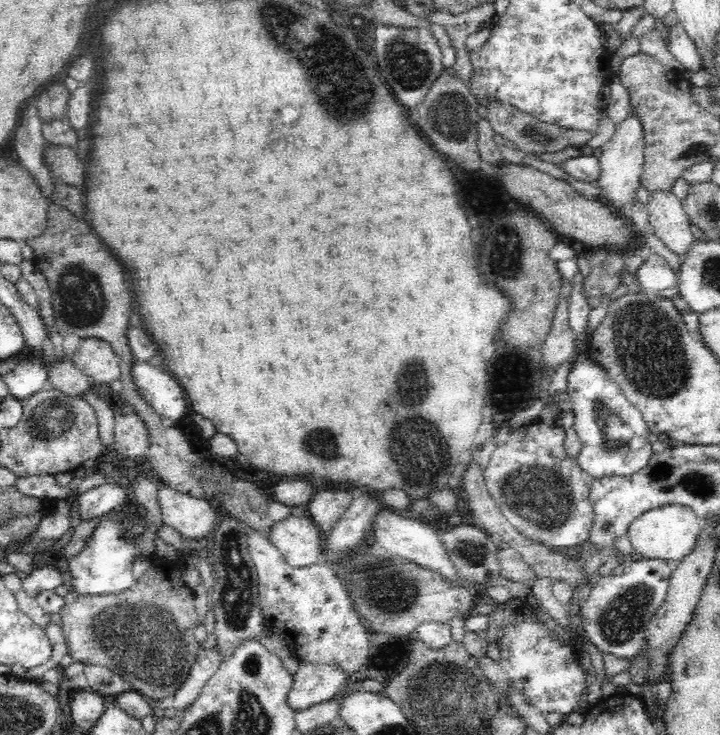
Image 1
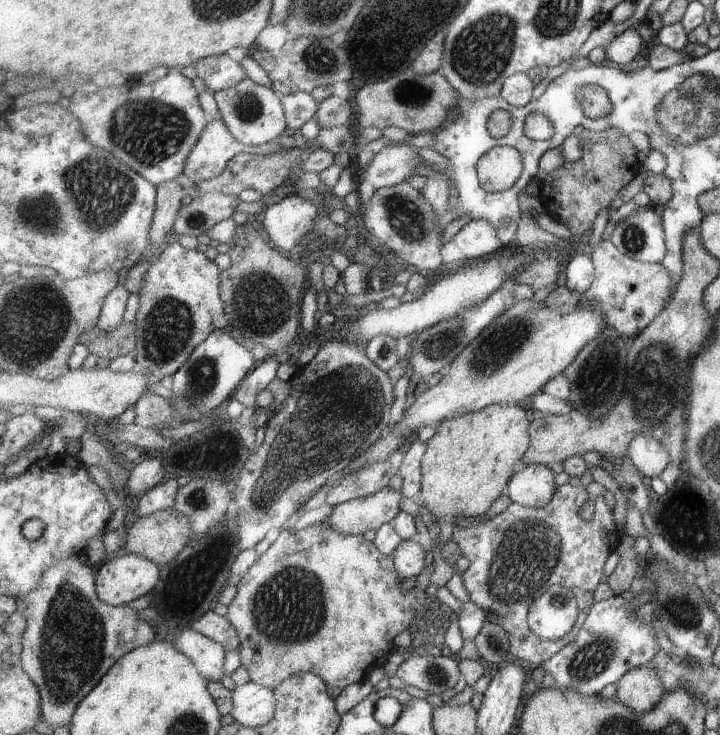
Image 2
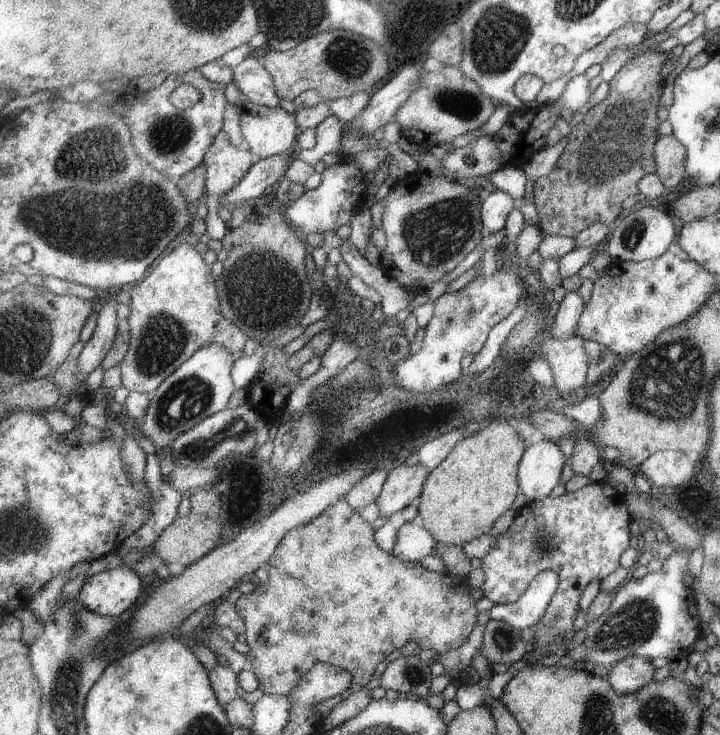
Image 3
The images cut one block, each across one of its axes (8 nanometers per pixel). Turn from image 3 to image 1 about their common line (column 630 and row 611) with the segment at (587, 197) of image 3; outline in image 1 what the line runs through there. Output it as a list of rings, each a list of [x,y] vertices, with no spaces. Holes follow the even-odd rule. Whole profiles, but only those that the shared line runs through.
[[[157,552],[152,554],[150,568],[136,580],[133,585],[116,595],[90,596],[70,591],[64,597],[64,608],[59,614],[62,620],[62,631],[67,637],[68,654],[74,661],[87,664],[100,664],[114,670],[130,682],[131,688],[145,695],[153,702],[161,701],[184,684],[190,674],[192,664],[196,662],[196,654],[200,644],[195,640],[194,630],[199,624],[196,614],[196,594],[186,585],[182,578],[182,570],[186,564],[179,559],[174,562],[160,558]]]

